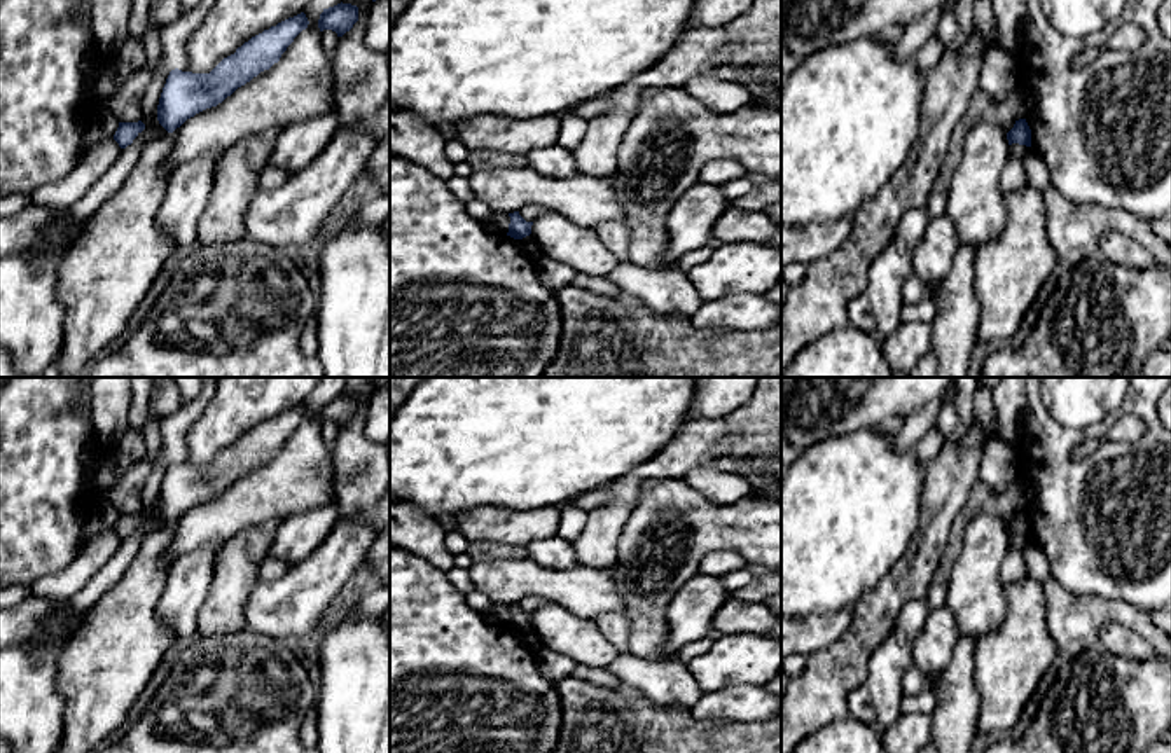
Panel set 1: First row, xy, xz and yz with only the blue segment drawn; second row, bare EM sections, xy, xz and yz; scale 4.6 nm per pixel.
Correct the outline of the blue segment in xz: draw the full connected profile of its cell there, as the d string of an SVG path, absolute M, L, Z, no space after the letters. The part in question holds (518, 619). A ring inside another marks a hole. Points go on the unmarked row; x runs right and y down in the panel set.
M519 603L509 604L510 615L509 615L509 624L507 627L514 631L523 631L531 625L531 617L533 613L526 613Z

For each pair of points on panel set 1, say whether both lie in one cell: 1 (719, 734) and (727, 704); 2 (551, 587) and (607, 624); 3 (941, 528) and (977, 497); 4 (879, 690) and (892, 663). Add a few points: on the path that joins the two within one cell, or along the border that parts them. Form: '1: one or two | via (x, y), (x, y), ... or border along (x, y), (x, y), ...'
1: two | border along (691, 708), (691, 713), (701, 720), (762, 722)
2: two | border along (623, 612), (602, 612), (593, 619)
3: two | border along (979, 479), (956, 516), (941, 552)
4: one | via (885, 683), (885, 670)

